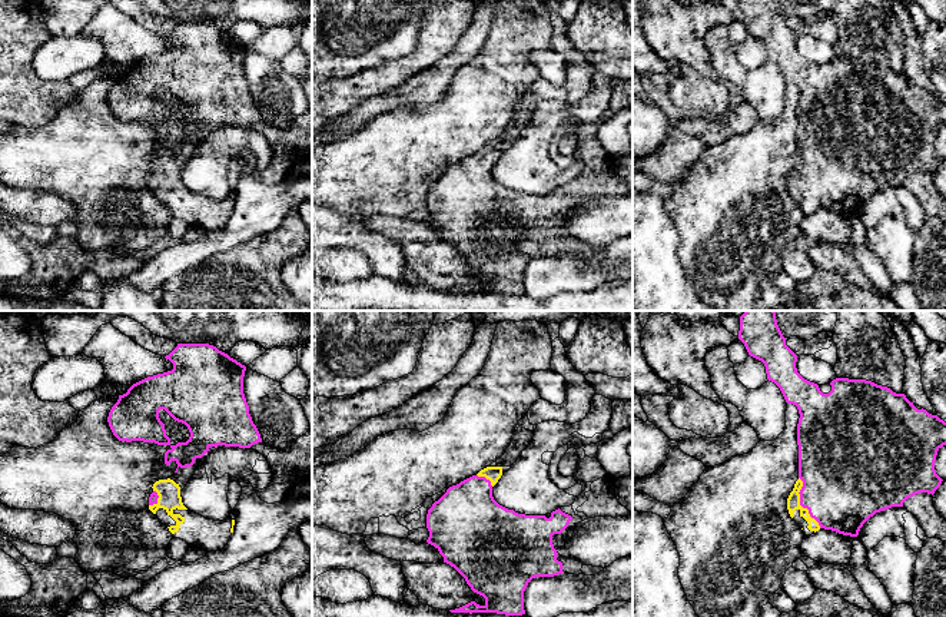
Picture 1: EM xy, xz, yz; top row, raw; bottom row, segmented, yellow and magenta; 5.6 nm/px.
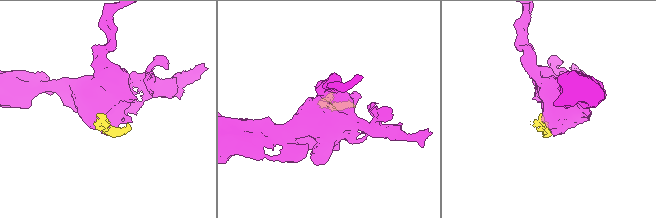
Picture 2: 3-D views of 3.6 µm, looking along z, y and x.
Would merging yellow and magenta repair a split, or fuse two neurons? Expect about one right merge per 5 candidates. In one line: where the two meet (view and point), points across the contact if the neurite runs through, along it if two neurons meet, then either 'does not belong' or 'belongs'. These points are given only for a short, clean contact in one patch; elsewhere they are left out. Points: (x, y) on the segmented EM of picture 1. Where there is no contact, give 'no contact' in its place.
meets yellow in yz at (799, 503); runs through yz (793, 501), (799, 503), (806, 496), (840, 488); belongs

